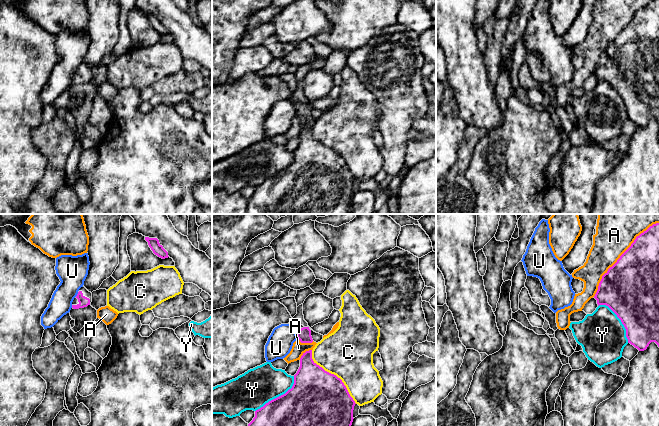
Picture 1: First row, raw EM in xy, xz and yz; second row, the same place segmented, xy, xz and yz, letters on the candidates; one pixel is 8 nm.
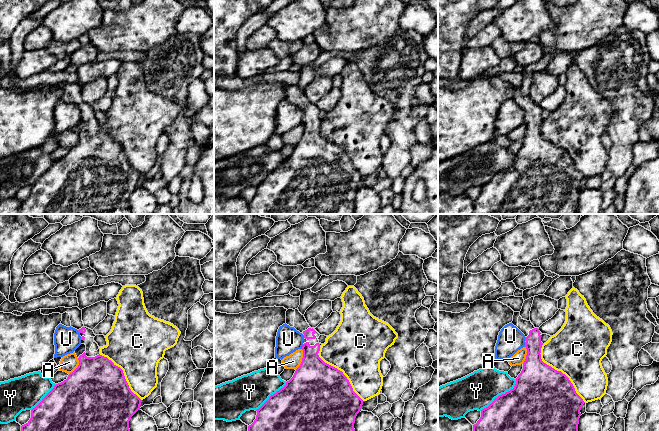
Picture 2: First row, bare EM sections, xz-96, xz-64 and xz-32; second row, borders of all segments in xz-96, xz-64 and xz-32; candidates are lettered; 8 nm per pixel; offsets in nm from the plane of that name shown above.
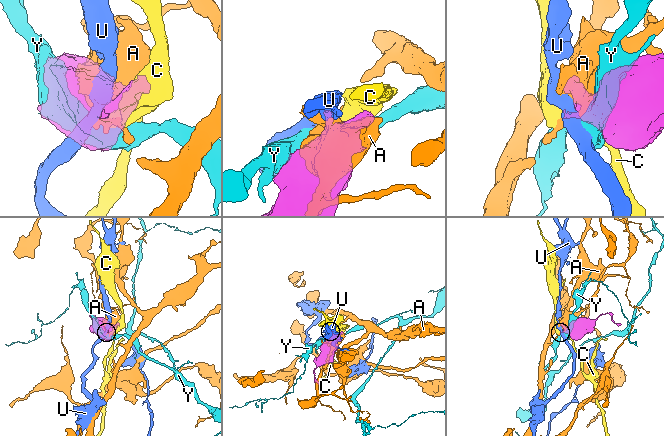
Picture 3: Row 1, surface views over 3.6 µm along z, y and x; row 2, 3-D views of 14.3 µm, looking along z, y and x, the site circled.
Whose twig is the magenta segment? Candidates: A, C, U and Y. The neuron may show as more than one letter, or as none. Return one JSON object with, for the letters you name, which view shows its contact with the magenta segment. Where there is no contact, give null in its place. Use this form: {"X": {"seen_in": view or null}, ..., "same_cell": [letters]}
{"same_cell": []}

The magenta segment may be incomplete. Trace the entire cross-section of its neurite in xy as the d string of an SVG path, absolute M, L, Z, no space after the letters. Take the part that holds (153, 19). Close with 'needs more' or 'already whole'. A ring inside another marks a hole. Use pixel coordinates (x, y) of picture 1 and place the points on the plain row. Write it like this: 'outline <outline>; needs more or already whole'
outline M145 13L145 16L148 18L149 23L153 27L155 31L158 33L165 35L168 34L168 28L163 24L163 22L159 19L157 14L149 14Z; already whole

